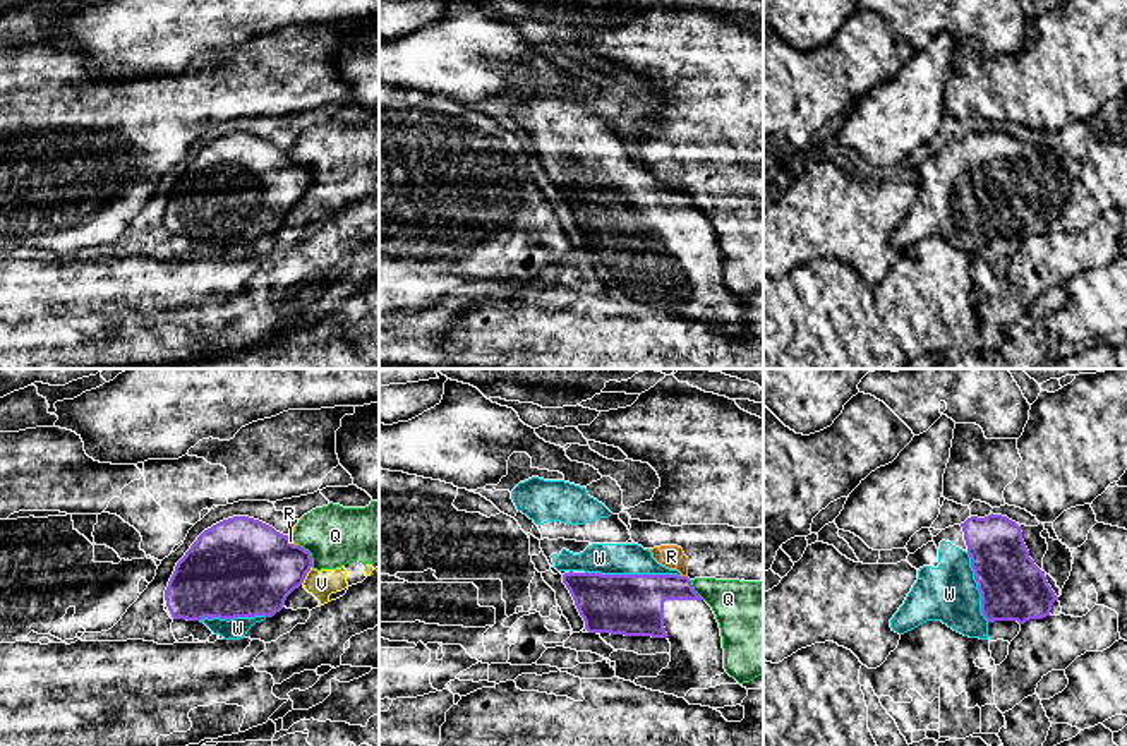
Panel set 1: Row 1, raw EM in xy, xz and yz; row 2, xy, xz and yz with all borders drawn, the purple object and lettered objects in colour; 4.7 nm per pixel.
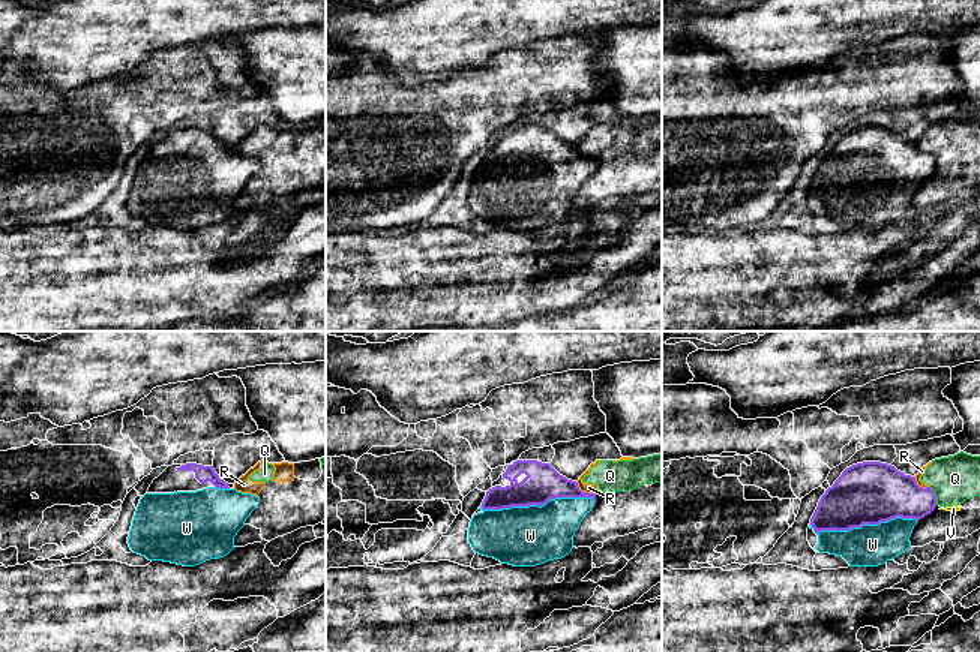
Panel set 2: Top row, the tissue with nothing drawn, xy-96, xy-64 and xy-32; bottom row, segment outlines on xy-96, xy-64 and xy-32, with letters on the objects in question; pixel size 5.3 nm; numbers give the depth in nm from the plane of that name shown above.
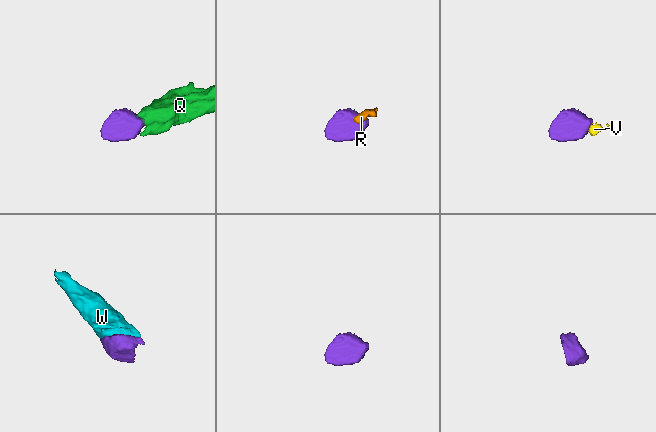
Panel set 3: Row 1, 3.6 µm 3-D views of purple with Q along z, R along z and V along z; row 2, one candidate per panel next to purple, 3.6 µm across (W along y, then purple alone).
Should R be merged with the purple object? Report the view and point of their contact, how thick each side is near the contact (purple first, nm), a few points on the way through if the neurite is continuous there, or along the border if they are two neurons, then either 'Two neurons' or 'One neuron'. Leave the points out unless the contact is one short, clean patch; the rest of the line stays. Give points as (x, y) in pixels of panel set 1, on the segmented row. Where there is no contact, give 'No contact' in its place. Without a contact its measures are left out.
Touches purple at xz (685, 577). Thickness 240 nm (purple) against 110 nm. Boundary: xz (681, 575), (687, 577). Two neurons

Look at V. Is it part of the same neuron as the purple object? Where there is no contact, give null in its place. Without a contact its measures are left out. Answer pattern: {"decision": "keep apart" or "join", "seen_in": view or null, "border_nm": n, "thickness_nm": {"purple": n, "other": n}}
{"decision": "keep apart", "seen_in": "xy", "border_nm": 100, "thickness_nm": {"purple": 400, "other": 130}}

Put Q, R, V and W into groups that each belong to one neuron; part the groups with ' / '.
Q R V / W

